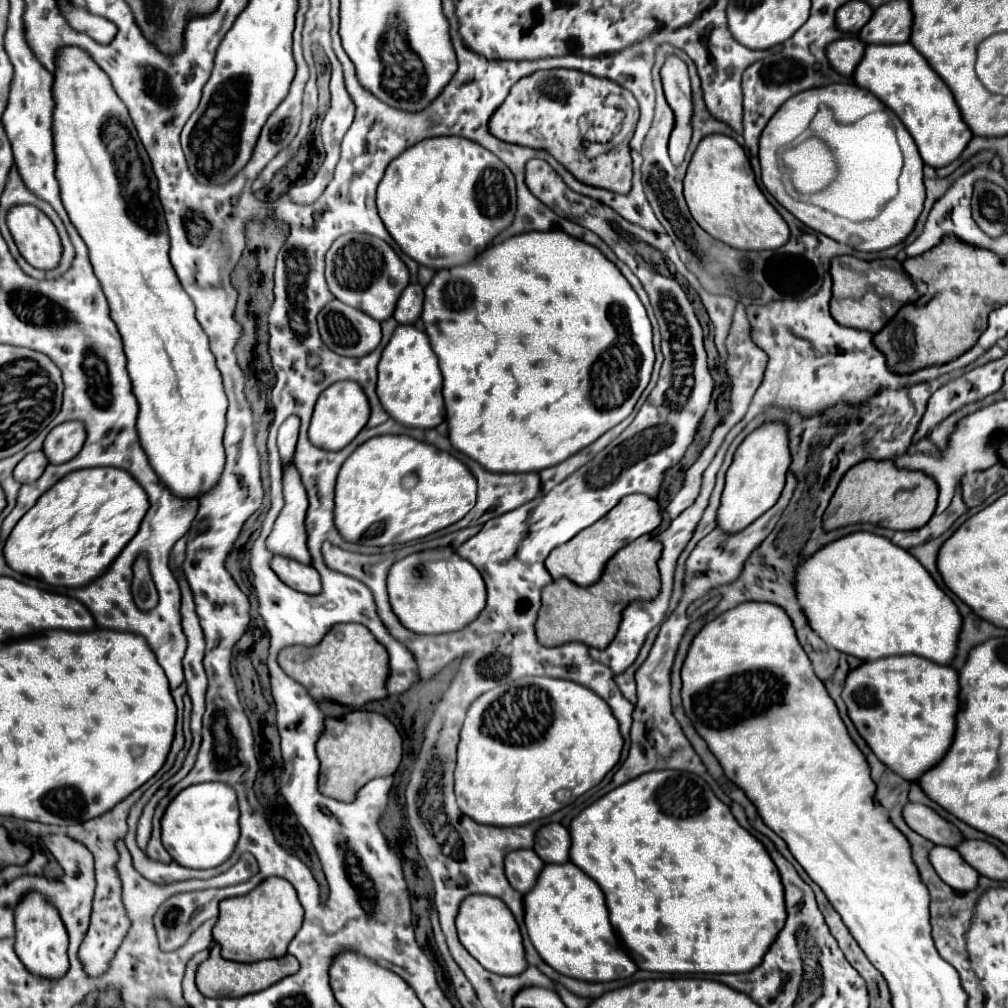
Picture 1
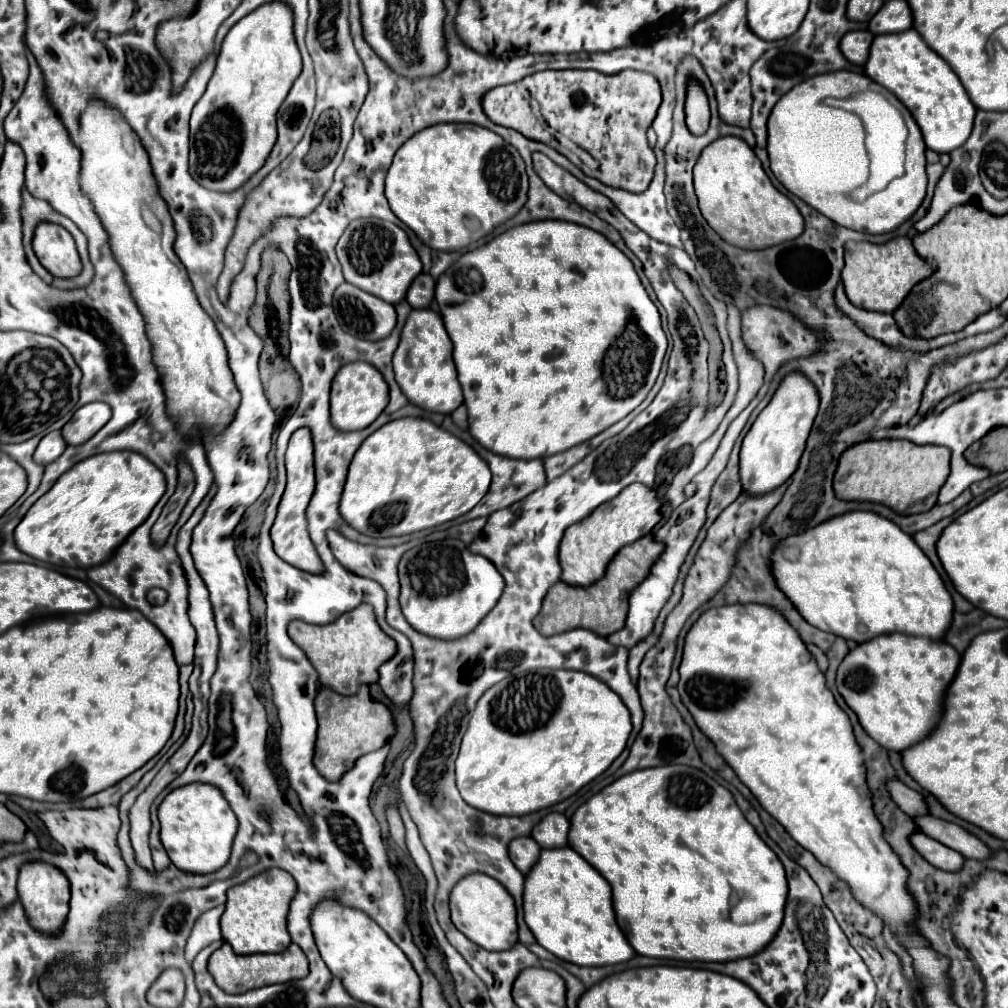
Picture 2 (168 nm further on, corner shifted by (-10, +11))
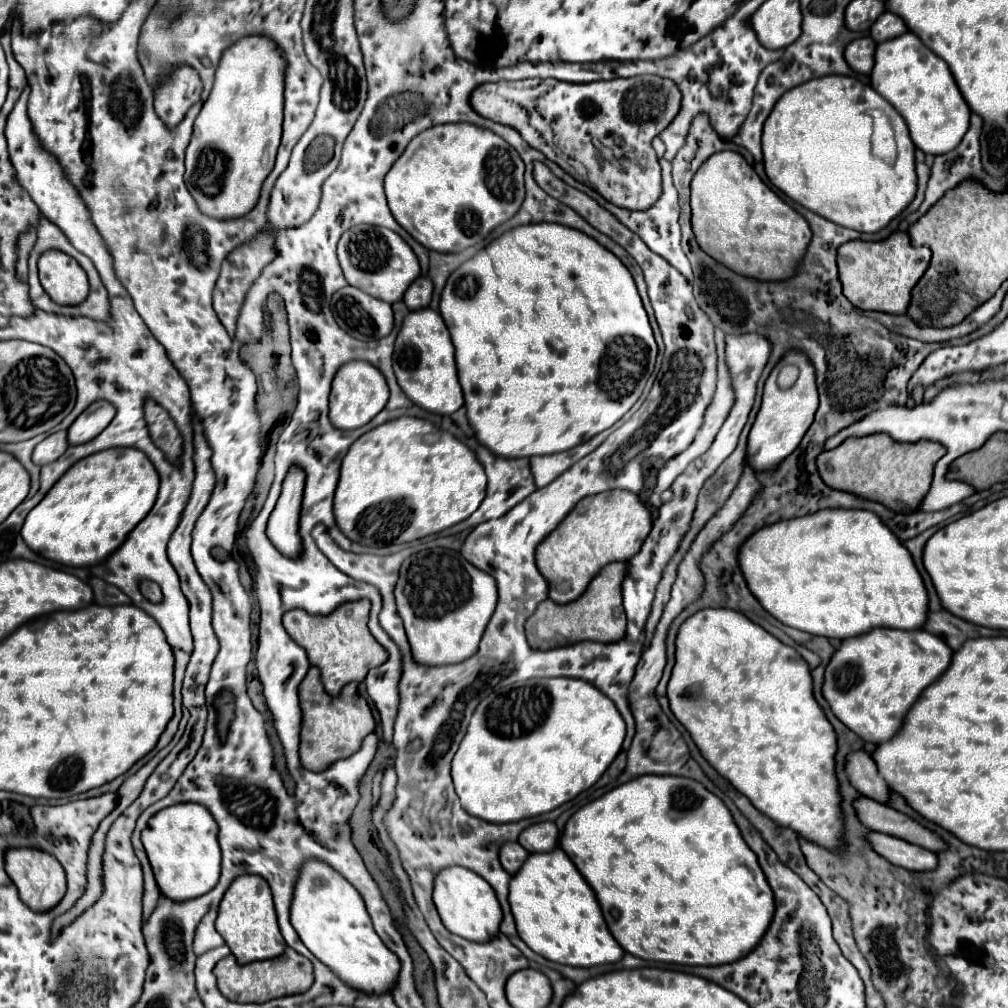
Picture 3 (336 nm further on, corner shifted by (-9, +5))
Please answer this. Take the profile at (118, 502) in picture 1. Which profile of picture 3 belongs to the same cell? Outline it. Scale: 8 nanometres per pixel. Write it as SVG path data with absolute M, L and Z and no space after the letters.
M111 448L97 452L91 458L79 460L79 464L73 464L63 478L57 480L57 484L47 492L47 496L29 512L21 536L25 544L37 552L39 556L61 562L67 566L95 566L101 564L111 552L115 552L123 540L129 536L129 532L149 514L157 500L159 492L159 476L151 460L135 448Z

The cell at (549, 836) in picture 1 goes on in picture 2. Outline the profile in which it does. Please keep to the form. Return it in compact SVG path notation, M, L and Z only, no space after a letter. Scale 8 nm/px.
M548 814L544 816L534 828L532 828L532 838L542 846L542 848L562 848L568 844L568 830L570 822L564 814Z

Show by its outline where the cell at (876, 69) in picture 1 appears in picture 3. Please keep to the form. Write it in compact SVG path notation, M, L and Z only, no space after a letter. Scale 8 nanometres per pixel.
M905 32L903 36L877 44L871 86L905 118L911 140L925 154L947 154L959 146L959 140L963 140L969 128L971 110L945 60L935 56L913 32Z

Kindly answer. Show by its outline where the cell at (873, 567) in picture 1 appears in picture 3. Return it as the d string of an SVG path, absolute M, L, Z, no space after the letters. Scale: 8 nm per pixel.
M821 510L803 518L793 518L793 520L783 520L777 524L771 524L759 532L755 532L751 536L751 540L747 540L741 550L739 550L739 564L743 570L743 576L749 584L749 590L755 594L757 600L761 600L763 608L773 614L777 620L781 620L783 624L809 632L813 636L825 636L825 638L835 638L835 640L847 640L865 632L871 632L873 628L897 628L897 630L921 630L921 626L925 626L927 622L927 614L929 614L929 596L923 584L921 574L917 572L917 566L909 554L909 550L899 542L899 538L879 520L879 516L875 516L869 510Z

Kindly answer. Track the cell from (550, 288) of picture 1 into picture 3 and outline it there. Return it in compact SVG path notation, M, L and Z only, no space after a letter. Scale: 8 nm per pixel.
M561 224L519 226L495 238L483 252L479 252L475 258L461 264L447 278L447 284L443 288L441 302L439 302L439 312L451 332L451 342L455 346L455 362L457 362L459 382L465 394L465 408L467 408L469 424L479 444L489 448L495 456L503 456L503 458L549 456L555 452L571 450L583 440L585 442L591 440L595 434L611 428L617 420L623 418L623 414L639 400L649 376L655 370L657 342L655 342L647 312L643 308L643 302L641 302L641 296L637 292L631 272L615 254L603 248L597 240Z

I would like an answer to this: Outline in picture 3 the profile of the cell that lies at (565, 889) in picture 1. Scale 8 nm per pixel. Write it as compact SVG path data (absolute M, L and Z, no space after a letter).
M555 848L553 852L545 852L545 854L531 854L525 860L523 868L511 880L509 904L521 940L533 952L537 952L539 956L551 962L567 964L575 968L591 968L599 964L619 962L625 954L623 948L615 944L611 932L607 932L607 924L603 924L603 914L599 912L599 902L595 900L595 892L591 892L591 886L583 880L583 876L579 876L579 870L571 864L571 860L567 860L561 848Z

